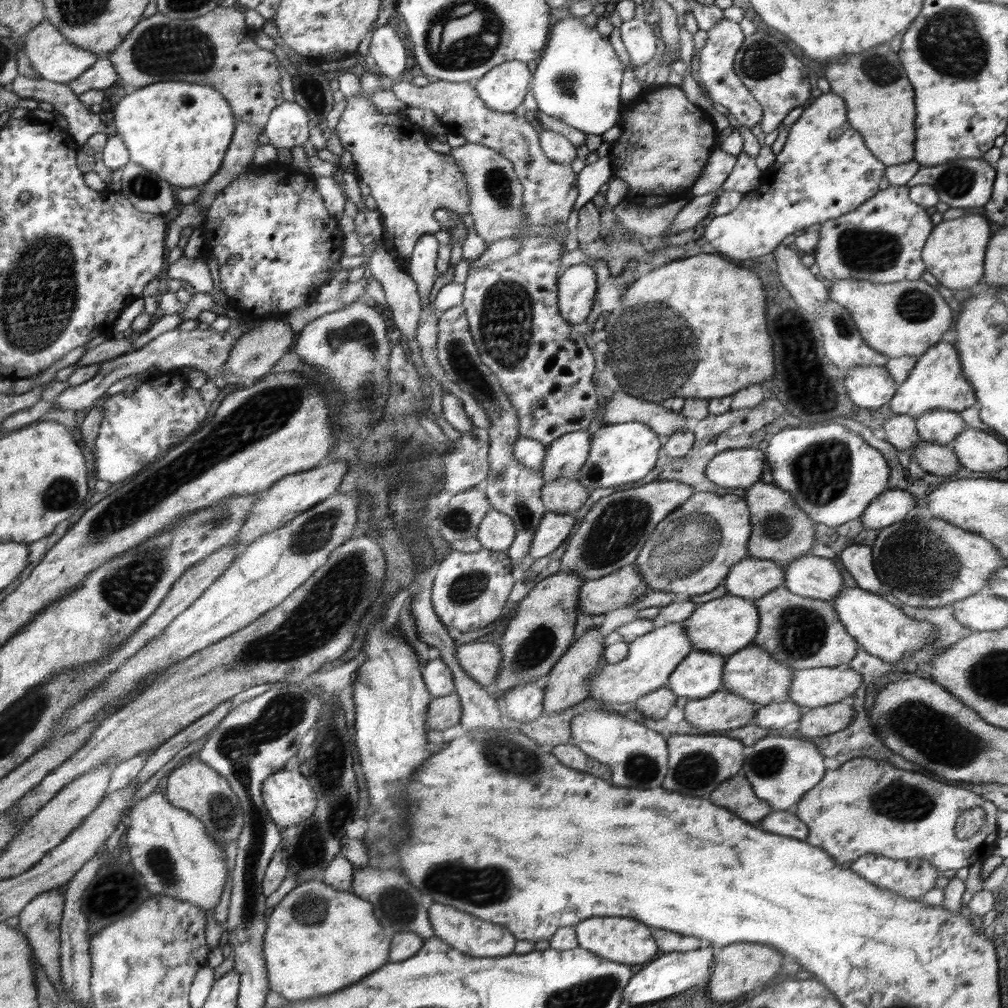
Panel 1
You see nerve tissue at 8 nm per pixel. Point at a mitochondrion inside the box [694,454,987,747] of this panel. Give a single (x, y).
(913, 560)

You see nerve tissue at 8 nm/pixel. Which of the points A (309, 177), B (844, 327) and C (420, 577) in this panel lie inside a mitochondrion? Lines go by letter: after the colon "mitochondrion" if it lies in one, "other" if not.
A: other
B: mitochondrion
C: other

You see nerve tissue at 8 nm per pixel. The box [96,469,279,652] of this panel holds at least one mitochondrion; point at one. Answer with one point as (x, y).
(218, 519)

